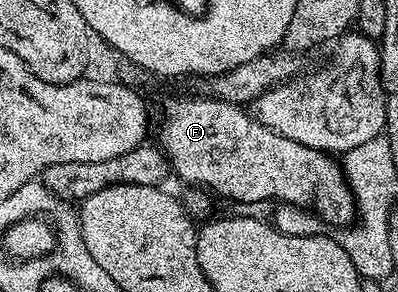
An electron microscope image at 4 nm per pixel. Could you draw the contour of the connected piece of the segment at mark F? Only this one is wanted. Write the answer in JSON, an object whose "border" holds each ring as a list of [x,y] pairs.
{"border":[[[205,95],[181,97],[178,101],[169,101],[165,105],[165,118],[161,121],[161,141],[159,148],[169,160],[169,168],[177,173],[189,187],[204,187],[218,198],[230,197],[233,201],[242,201],[253,205],[256,201],[269,201],[282,205],[297,205],[301,209],[310,209],[321,218],[326,226],[345,227],[354,220],[357,204],[353,202],[353,192],[344,168],[337,165],[332,156],[322,149],[303,147],[295,139],[287,139],[271,131],[257,120],[252,112],[242,106],[215,101]]]}

